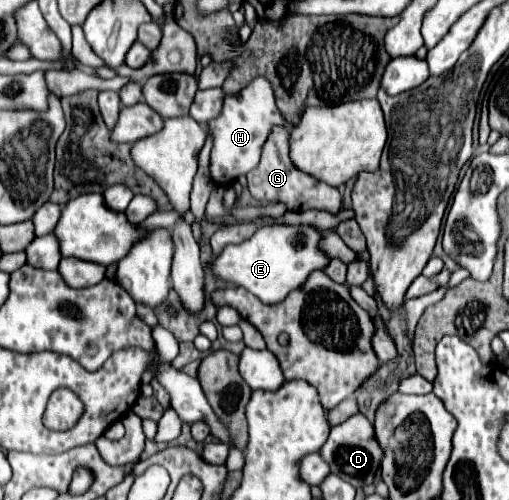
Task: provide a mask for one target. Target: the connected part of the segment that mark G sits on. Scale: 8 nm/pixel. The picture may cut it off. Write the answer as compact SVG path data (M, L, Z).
M273 126L261 152L261 162L247 174L249 192L259 202L285 202L289 210L327 210L339 212L341 208L341 194L337 188L317 180L315 176L299 170L289 158L289 142L291 142L291 128L289 126Z

